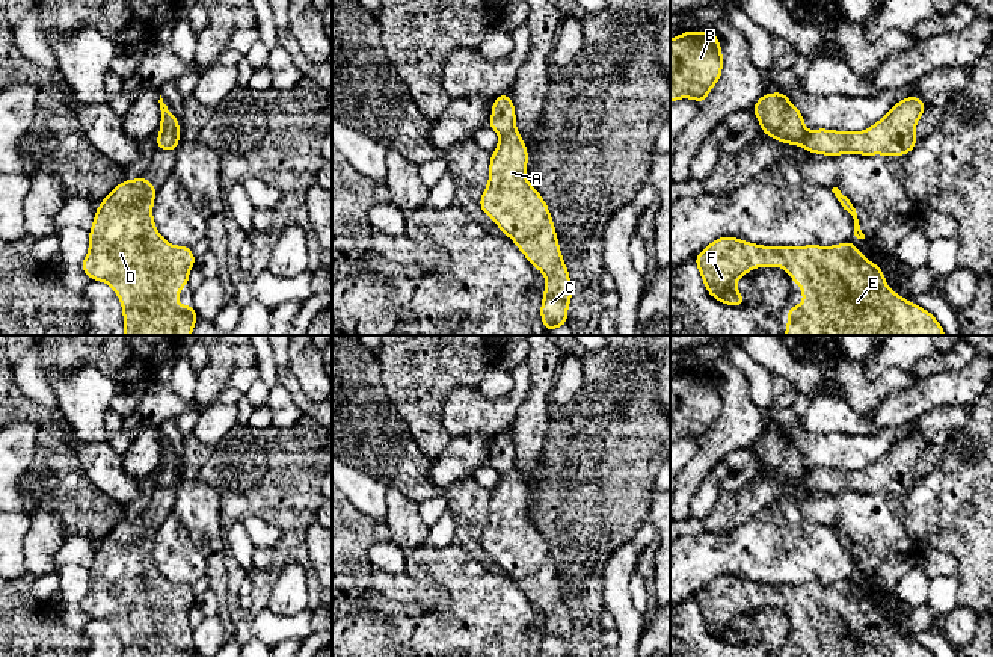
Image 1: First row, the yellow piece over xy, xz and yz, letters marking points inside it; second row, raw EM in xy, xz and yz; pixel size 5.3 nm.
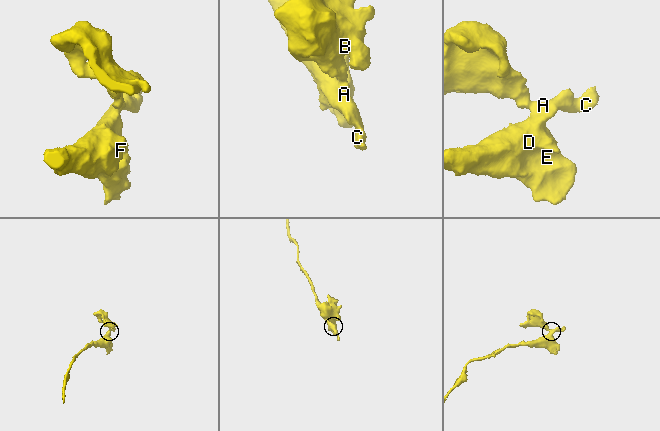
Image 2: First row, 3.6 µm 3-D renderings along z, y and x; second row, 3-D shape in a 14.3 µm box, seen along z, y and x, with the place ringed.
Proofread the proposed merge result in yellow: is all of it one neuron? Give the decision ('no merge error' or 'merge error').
merge error

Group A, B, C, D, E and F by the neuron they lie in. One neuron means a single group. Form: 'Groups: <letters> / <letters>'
Groups: A C D E F / B

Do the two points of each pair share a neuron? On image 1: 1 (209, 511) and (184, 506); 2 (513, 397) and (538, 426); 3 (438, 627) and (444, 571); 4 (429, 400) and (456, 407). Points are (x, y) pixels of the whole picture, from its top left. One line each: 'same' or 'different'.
1: same
2: different
3: same
4: different

